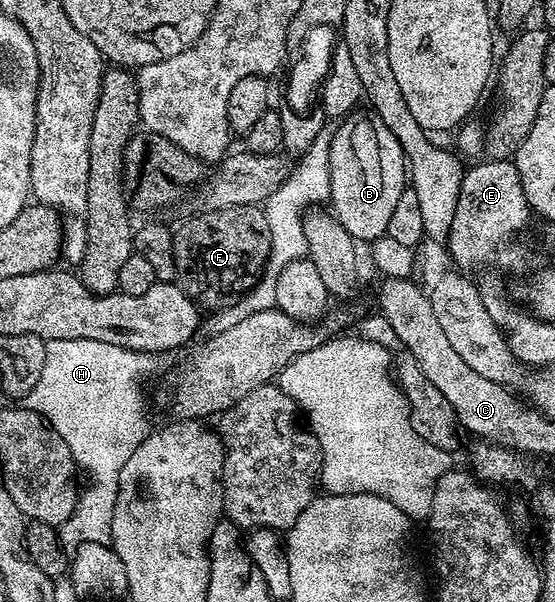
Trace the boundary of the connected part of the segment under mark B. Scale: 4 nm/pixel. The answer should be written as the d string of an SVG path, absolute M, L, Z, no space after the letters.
M354 110L337 124L330 146L332 215L357 242L372 242L385 235L387 222L407 186L407 161L395 134L372 110Z

